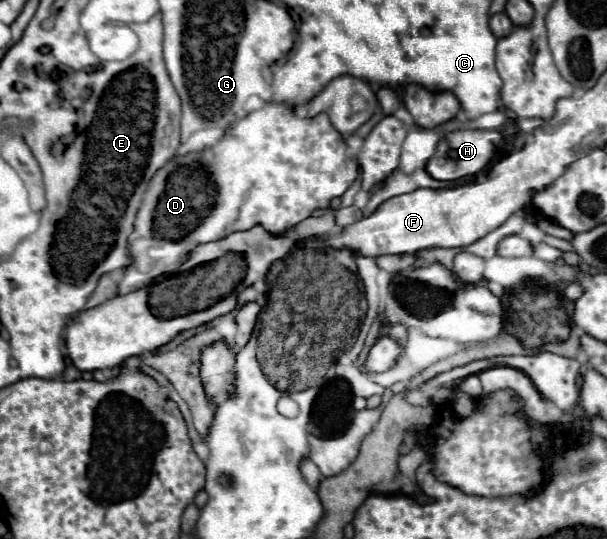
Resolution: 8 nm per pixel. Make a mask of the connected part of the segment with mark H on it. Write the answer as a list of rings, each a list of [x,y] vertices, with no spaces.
[[[488,129],[452,131],[440,139],[436,153],[430,157],[430,161],[426,165],[426,171],[430,173],[430,177],[434,177],[438,181],[456,181],[460,177],[474,175],[488,165],[488,161],[492,159],[492,155],[500,143],[502,143],[502,135],[498,131],[488,131]]]

